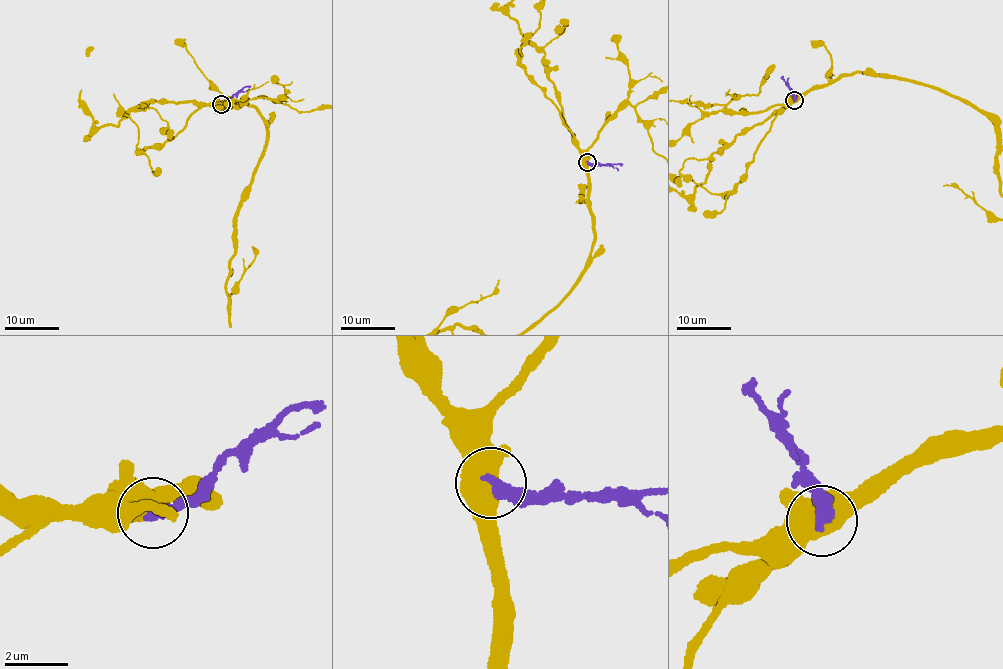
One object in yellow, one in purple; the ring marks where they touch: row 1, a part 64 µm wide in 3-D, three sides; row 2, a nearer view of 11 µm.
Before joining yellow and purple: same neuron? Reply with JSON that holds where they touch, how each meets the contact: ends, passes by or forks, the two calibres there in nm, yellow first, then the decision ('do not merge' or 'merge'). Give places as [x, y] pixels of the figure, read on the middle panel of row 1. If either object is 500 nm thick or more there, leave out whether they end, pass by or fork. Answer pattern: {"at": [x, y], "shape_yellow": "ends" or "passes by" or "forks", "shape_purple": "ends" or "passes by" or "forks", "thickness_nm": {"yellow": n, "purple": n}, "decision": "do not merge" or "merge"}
{"at": [587, 162], "thickness_nm": {"yellow": 800, "purple": 360}, "decision": "do not merge"}

